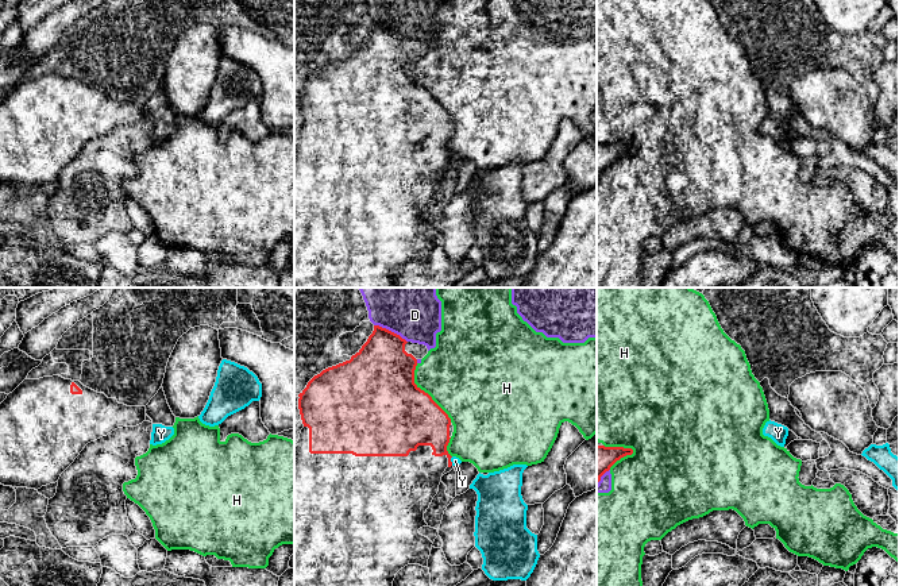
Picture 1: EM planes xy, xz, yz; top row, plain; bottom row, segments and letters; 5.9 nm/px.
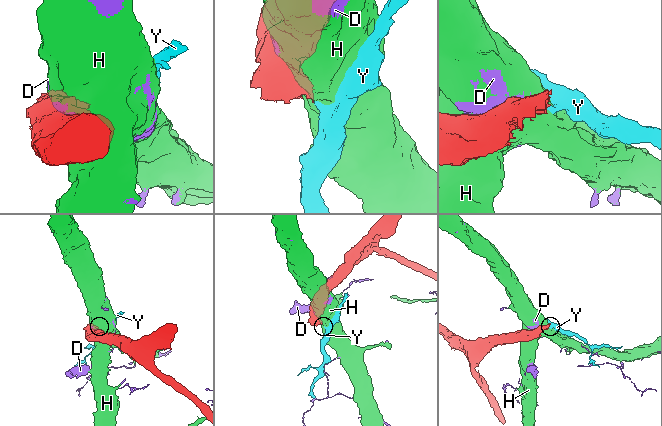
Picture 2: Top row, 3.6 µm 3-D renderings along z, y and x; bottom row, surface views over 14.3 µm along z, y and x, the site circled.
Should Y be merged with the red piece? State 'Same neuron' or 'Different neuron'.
Different neuron

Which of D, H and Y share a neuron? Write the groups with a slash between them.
D H / Y

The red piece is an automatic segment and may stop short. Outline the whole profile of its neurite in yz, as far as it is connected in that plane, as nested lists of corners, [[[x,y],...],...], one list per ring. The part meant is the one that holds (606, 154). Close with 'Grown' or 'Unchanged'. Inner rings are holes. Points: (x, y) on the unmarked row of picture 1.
[[[597,143],[597,182],[617,158],[632,151],[632,146]]]. Unchanged

